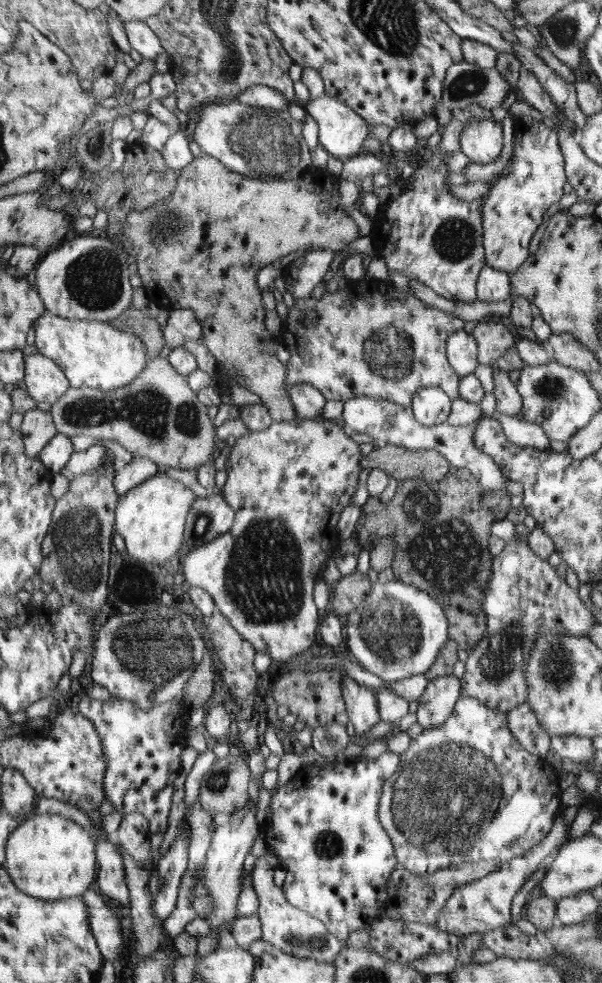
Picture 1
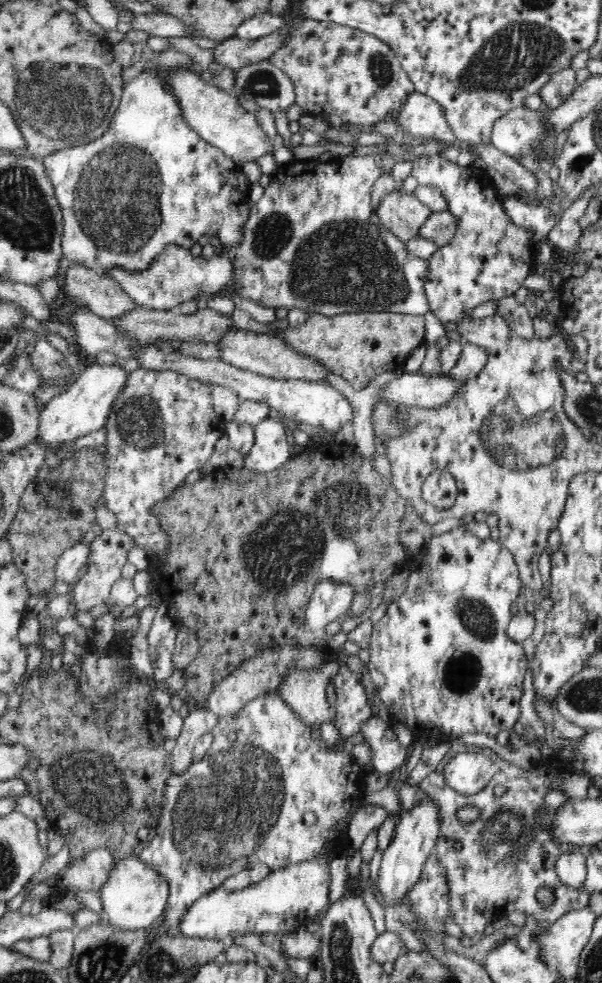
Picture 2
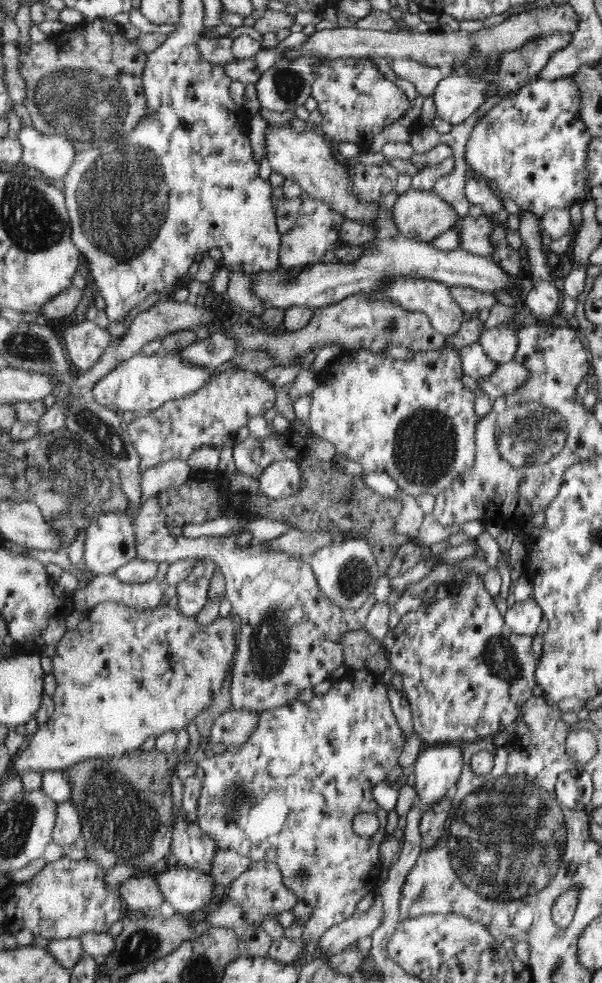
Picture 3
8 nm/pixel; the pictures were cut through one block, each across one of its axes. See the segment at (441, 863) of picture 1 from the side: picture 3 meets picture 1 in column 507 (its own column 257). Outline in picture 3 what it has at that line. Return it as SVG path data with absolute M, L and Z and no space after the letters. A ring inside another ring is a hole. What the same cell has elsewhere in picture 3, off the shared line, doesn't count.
M357 669L356 676L346 675L346 678L341 678L338 684L334 683L328 692L314 696L309 703L305 704L296 698L287 705L262 711L257 716L255 729L242 744L227 745L222 754L214 756L215 760L206 760L208 764L204 766L206 770L204 770L201 793L197 804L197 826L202 828L202 833L214 838L213 842L215 842L218 850L240 853L244 857L250 857L252 862L273 862L279 868L283 877L283 884L289 890L293 890L293 894L297 898L304 900L312 908L311 918L306 922L300 939L304 943L304 947L310 942L316 942L316 940L318 942L330 927L351 918L356 913L358 902L370 892L378 889L380 885L379 877L382 868L378 850L386 834L388 811L380 810L379 804L372 795L372 788L379 782L385 781L388 772L398 764L398 758L402 754L405 741L406 738L391 708L384 682L378 682L378 678L374 678L374 674L369 674L367 669ZM361 812L370 812L370 814L376 814L378 817L380 828L370 838L361 837L352 830L354 817Z

